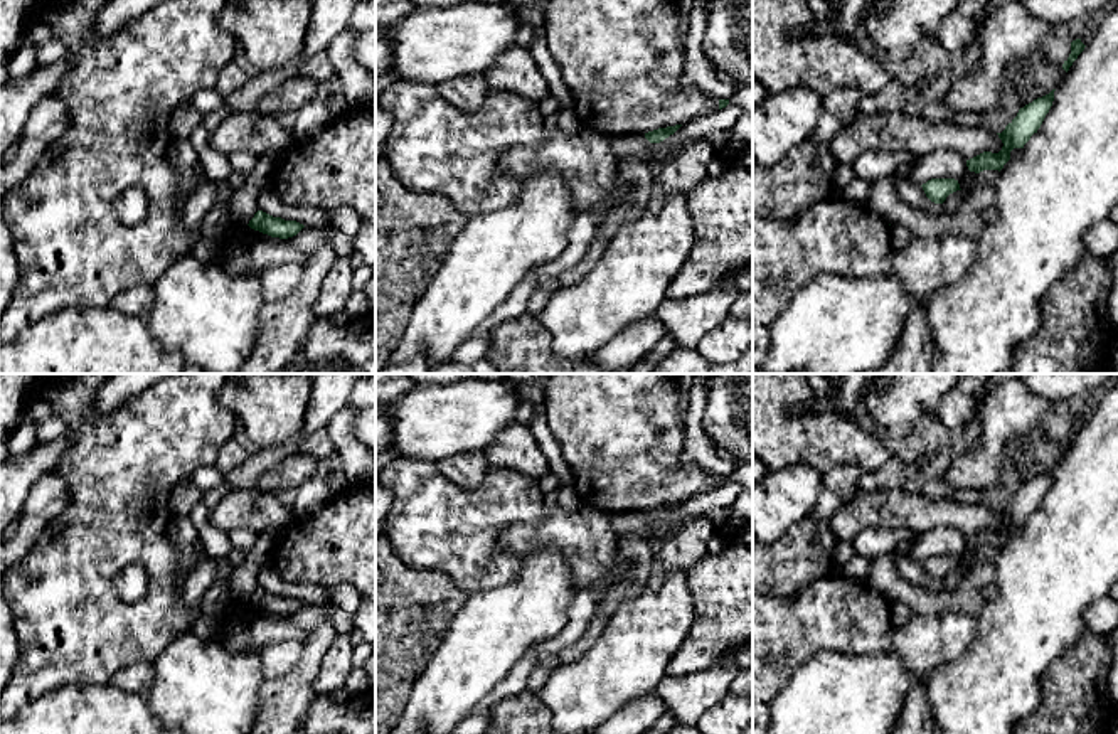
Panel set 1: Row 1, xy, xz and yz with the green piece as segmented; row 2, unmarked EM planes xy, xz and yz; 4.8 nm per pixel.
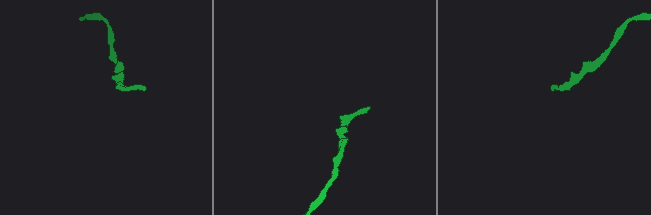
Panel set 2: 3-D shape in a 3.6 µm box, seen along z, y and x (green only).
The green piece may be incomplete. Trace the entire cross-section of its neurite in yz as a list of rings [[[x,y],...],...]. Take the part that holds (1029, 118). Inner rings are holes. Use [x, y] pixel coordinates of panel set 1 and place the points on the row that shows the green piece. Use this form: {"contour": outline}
{"contour": [[[1056,89],[1020,108],[1017,116],[1005,126],[1005,130],[1002,133],[997,133],[1004,143],[1002,150],[998,153],[983,152],[966,160],[968,170],[975,173],[980,173],[983,170],[1000,172],[1004,165],[1010,160],[1010,152],[1014,148],[1024,148],[1030,136],[1037,133],[1052,106],[1054,91]]]}

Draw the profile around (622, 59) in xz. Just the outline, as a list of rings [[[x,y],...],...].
[[[551,0],[544,12],[546,40],[572,94],[583,128],[608,136],[645,135],[684,125],[719,109],[719,99],[684,88],[677,0]]]

